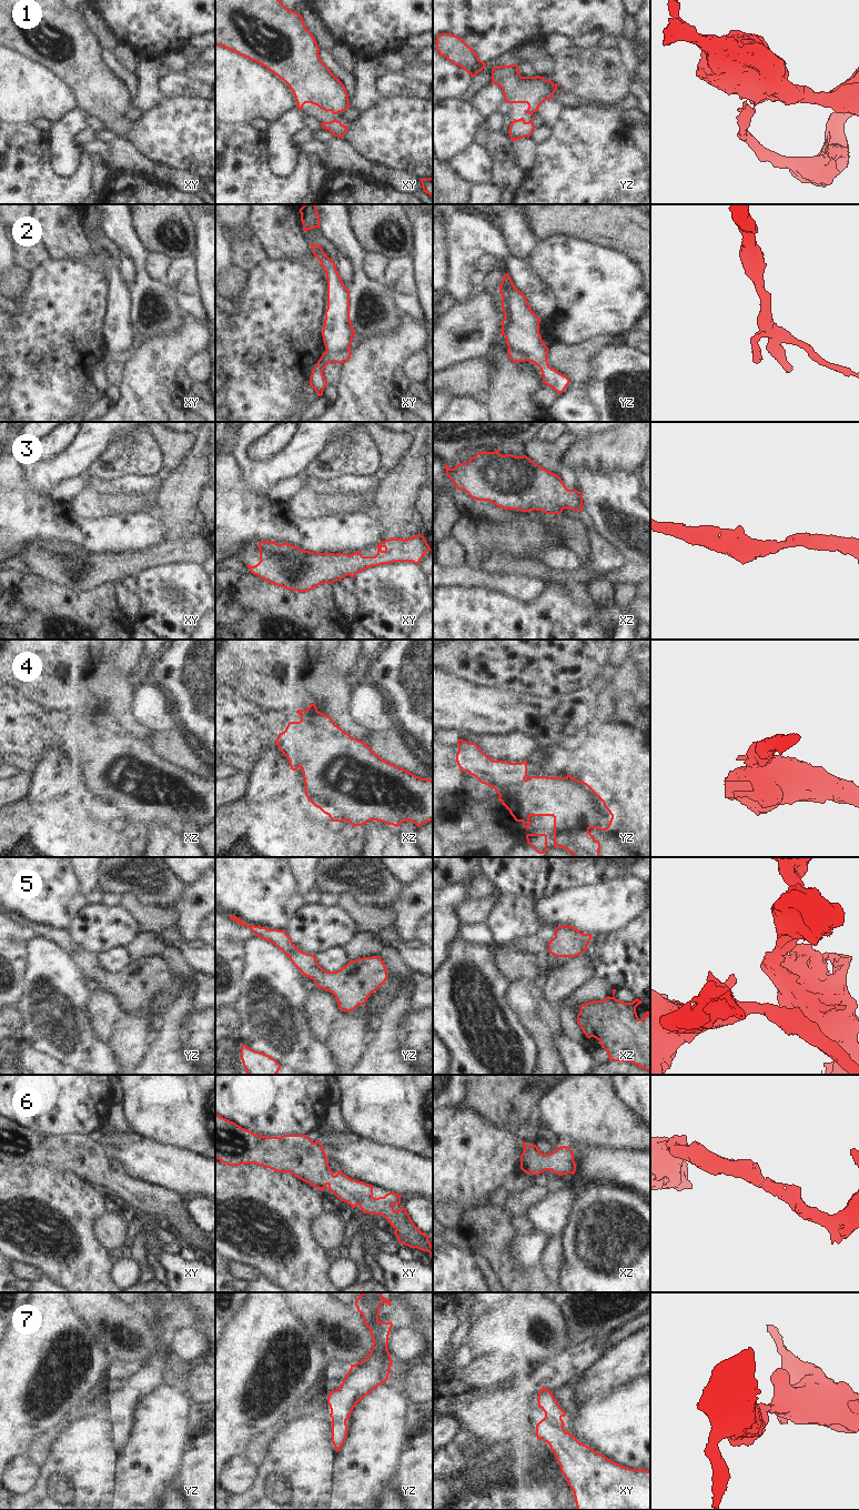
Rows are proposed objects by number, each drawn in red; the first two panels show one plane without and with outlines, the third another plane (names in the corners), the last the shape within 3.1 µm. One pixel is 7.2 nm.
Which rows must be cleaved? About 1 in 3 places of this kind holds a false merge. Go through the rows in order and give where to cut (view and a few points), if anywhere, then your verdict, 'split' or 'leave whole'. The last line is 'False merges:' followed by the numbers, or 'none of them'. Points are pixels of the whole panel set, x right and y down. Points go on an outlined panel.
1: cut none; leave whole
2: cut xy (350, 350), (341, 352), (326, 351); split
3: cut none; leave whole
4: cut yz (525, 779), (519, 784), (509, 785), (499, 795); split
5: cut none; leave whole
6: cut none; leave whole
7: cut none; leave whole
False merges: 2, 4

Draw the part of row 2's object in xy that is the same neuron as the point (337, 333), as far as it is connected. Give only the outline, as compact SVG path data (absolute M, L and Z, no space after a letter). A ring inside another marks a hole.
M311 243L312 253L320 260L327 279L327 309L323 323L323 342L330 353L350 351L354 329L350 320L350 290L323 249Z

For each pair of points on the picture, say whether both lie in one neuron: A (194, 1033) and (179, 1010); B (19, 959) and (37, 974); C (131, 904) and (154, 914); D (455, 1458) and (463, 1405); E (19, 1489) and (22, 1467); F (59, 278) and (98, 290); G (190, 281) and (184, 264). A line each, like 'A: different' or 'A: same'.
A: different
B: different
C: same
D: different
E: same
F: same
G: same

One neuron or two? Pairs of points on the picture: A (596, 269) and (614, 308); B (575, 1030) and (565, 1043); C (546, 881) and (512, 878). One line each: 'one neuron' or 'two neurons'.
A: one neuron
B: two neurons
C: one neuron

